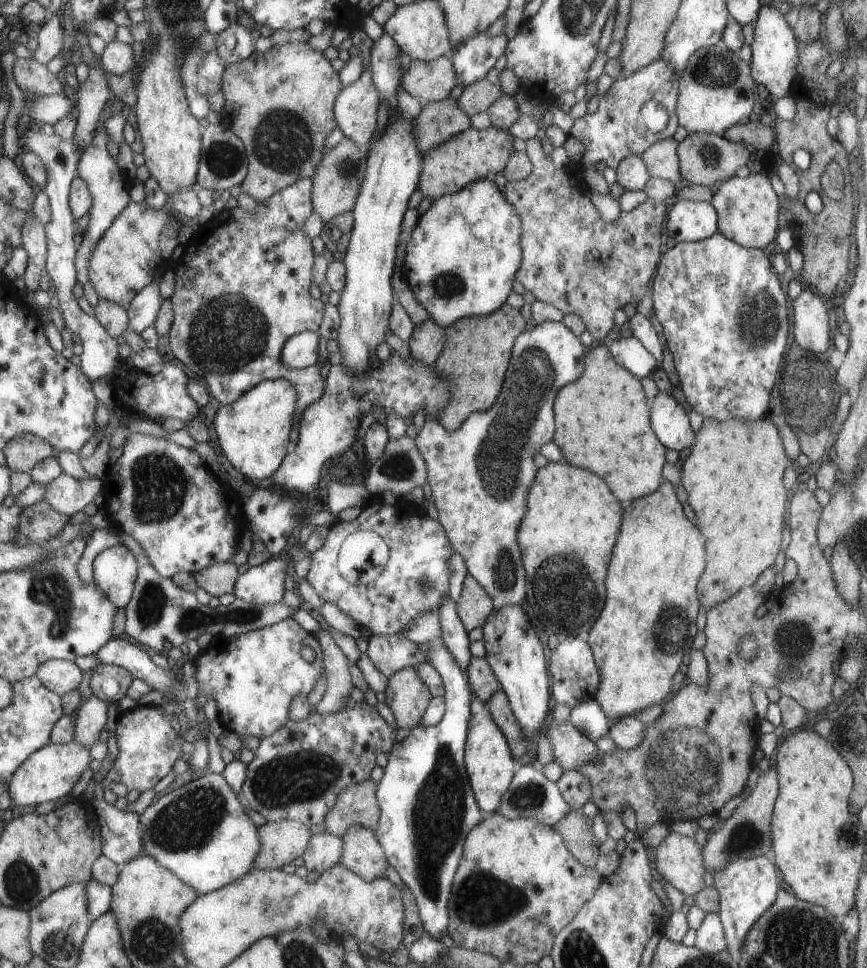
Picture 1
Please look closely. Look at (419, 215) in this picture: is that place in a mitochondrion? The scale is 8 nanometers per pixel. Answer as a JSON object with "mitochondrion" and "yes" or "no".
{"mitochondrion":"no"}

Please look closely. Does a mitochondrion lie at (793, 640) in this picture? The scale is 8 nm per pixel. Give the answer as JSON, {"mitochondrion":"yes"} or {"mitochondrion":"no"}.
{"mitochondrion":"yes"}

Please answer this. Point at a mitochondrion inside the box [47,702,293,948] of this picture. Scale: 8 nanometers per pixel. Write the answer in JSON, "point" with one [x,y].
{"point":[189,822]}

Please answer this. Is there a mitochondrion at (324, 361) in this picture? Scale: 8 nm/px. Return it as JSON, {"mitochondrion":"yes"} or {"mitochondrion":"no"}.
{"mitochondrion":"no"}

